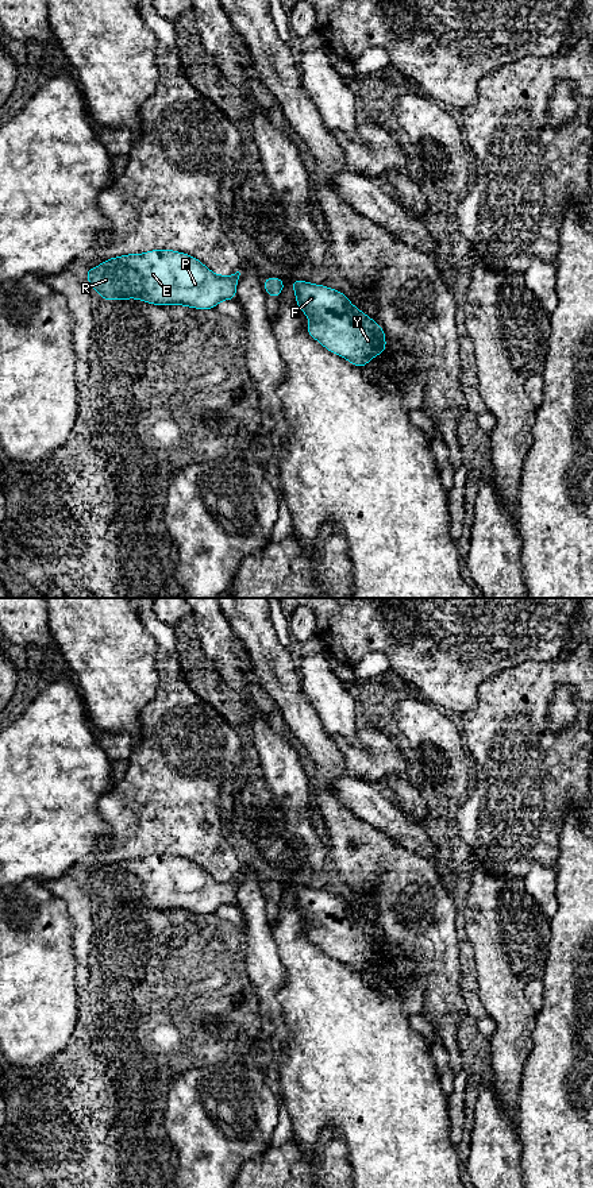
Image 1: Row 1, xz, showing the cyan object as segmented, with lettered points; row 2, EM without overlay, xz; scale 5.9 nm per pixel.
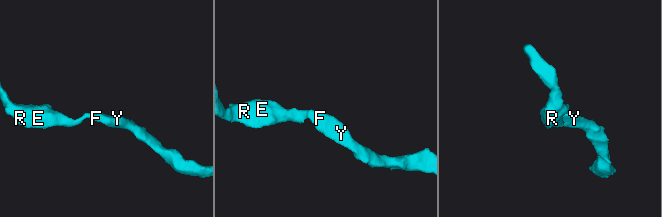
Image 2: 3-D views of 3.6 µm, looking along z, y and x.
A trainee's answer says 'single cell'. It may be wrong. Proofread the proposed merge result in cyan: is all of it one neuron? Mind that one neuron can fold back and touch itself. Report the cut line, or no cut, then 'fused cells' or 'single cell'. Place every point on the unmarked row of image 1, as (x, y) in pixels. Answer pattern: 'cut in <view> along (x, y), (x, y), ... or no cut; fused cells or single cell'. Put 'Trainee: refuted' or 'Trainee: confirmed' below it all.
no cut; single cell
Trainee: confirmed

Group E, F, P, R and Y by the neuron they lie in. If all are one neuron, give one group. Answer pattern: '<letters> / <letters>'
E F P R Y

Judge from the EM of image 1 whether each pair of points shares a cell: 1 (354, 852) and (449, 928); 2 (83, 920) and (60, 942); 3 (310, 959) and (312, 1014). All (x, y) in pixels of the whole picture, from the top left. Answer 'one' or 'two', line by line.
1: one
2: two
3: one

